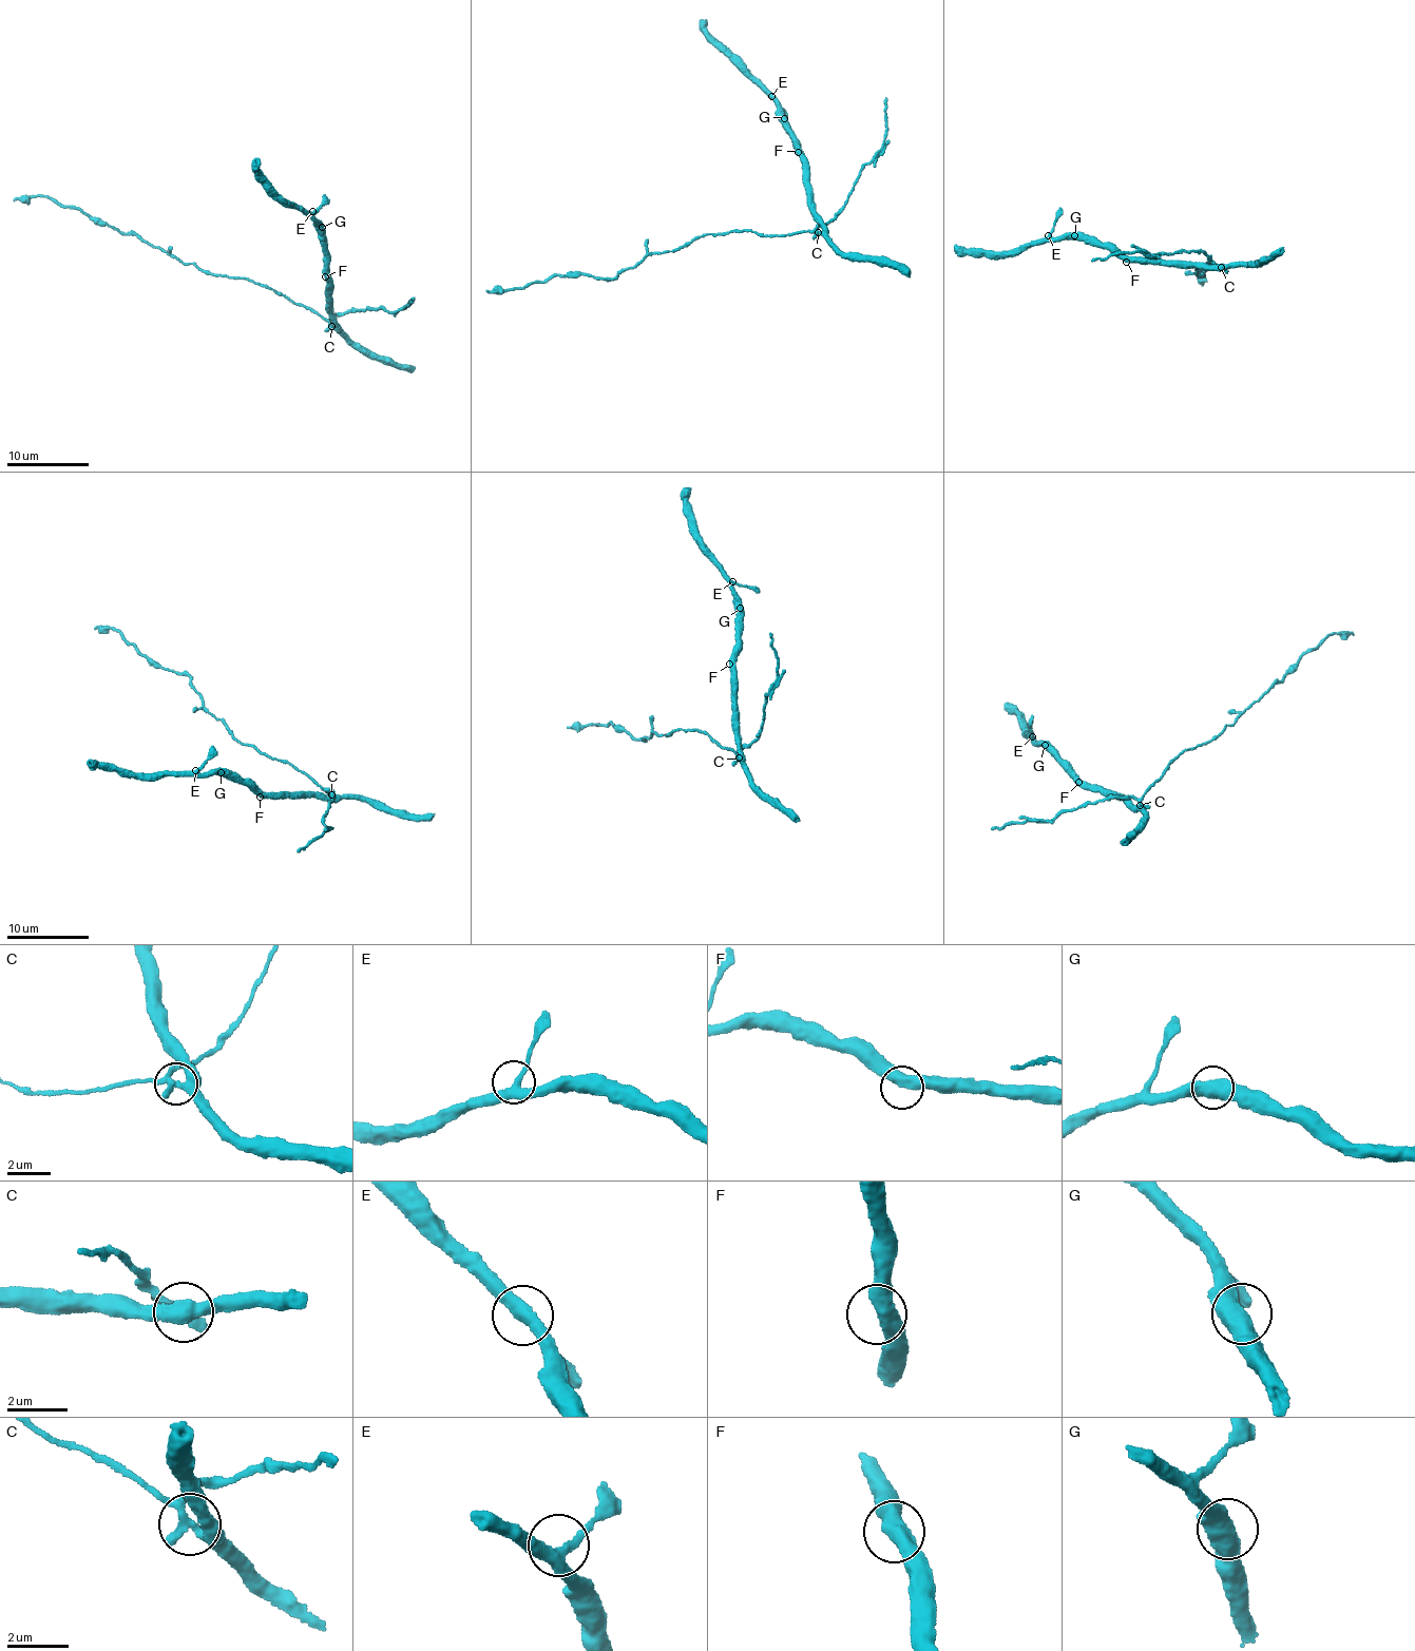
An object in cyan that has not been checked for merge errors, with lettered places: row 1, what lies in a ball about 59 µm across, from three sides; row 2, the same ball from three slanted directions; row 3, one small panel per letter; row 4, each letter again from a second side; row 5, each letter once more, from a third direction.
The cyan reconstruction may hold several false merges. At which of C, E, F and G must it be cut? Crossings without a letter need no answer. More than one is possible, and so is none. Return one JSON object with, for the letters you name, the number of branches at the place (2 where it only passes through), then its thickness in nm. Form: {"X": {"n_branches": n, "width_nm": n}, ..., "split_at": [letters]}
{"C": {"n_branches": 4, "width_nm": 320}, "split_at": ["C"]}

